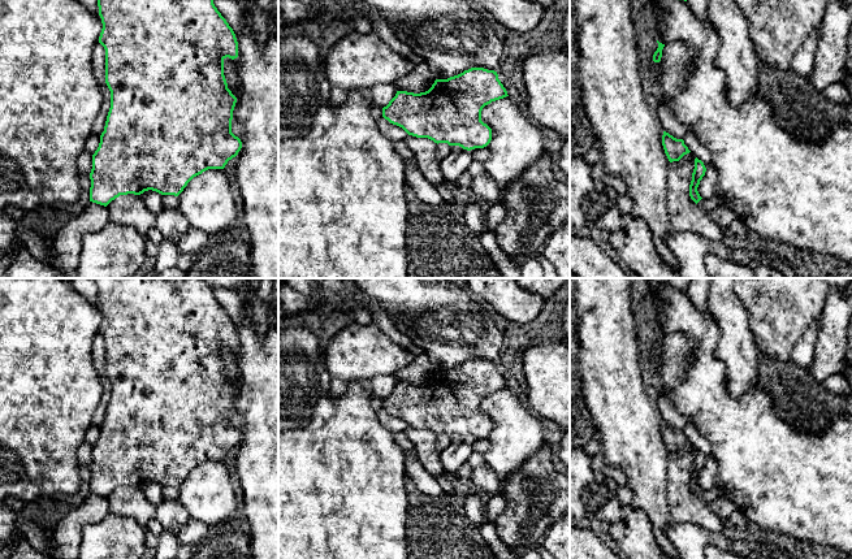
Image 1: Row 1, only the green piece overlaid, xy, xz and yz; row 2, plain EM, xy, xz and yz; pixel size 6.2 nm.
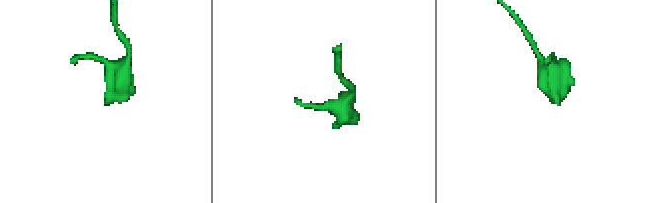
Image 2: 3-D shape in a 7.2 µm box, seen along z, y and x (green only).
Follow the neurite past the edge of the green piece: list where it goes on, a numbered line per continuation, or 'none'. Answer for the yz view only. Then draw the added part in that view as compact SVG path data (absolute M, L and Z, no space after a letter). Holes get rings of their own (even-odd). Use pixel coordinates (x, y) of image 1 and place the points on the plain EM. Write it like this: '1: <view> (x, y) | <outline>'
none

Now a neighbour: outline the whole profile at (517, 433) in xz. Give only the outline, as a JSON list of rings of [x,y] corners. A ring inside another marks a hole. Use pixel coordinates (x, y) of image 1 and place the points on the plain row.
[[[509,387],[485,396],[481,402],[481,412],[492,420],[492,432],[486,437],[490,447],[484,452],[484,459],[486,465],[494,469],[503,481],[511,473],[516,473],[524,462],[545,445],[542,422],[529,407],[520,403],[519,398]]]

